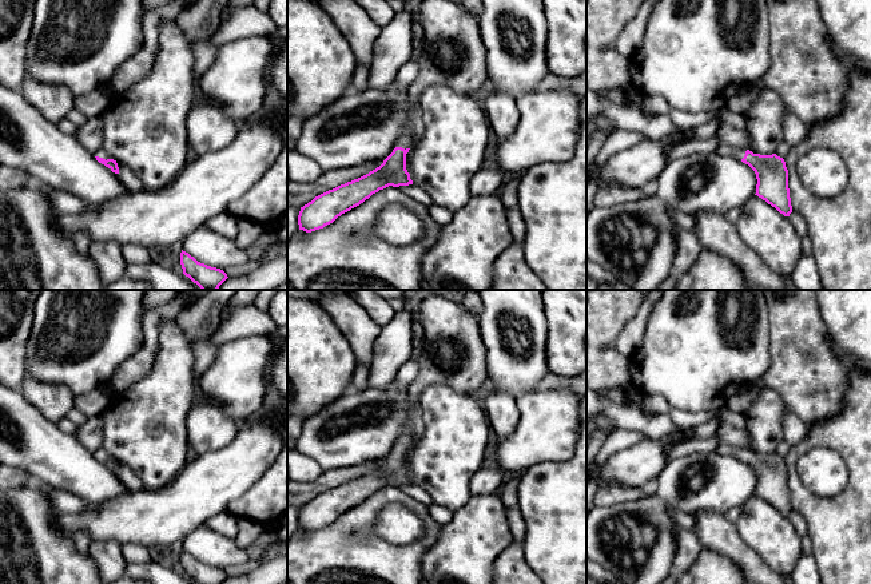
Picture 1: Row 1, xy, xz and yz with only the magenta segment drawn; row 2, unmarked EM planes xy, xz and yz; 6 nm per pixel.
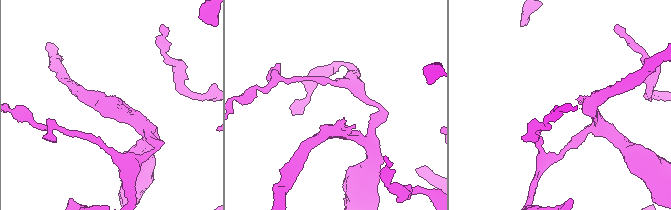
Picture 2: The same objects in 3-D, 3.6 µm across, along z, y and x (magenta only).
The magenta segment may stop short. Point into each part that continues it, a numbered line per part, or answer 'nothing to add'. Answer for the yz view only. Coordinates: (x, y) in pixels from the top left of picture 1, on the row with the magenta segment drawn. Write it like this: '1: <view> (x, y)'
1: yz (738, 154)

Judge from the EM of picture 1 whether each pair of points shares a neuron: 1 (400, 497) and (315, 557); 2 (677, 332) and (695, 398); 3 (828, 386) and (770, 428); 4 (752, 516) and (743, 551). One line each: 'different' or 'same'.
1: same
2: same
3: different
4: different

